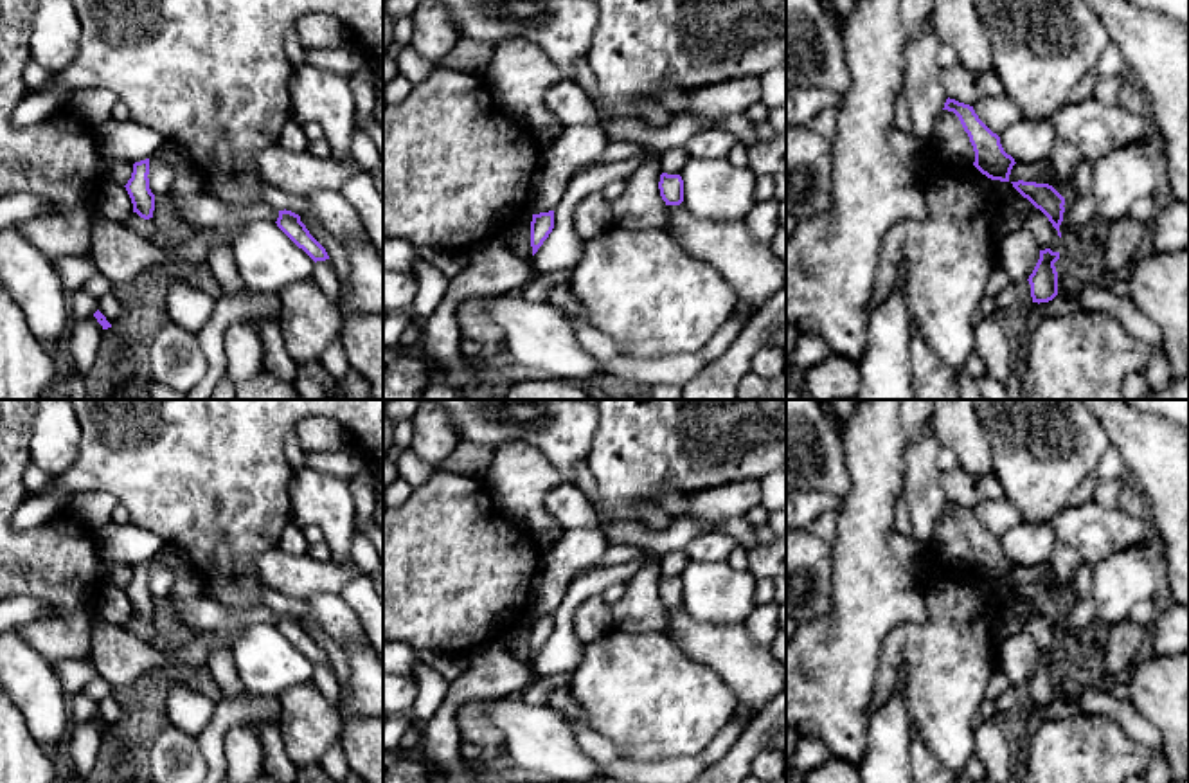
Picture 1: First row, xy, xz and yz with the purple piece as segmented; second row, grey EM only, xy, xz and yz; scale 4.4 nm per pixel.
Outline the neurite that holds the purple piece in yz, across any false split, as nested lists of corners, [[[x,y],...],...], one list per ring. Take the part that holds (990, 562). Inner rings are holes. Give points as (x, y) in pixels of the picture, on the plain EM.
[[[948,500],[943,513],[953,515],[968,536],[975,554],[973,569],[991,583],[1009,585],[1016,565],[1004,554],[1000,540],[979,522],[973,509]]]

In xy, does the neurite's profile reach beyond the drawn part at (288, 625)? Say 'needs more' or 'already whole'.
already whole

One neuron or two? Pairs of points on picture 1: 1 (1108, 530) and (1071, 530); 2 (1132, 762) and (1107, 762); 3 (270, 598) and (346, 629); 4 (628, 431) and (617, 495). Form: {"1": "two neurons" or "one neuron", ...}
{"1": "one neuron", "2": "one neuron", "3": "two neurons", "4": "one neuron"}

